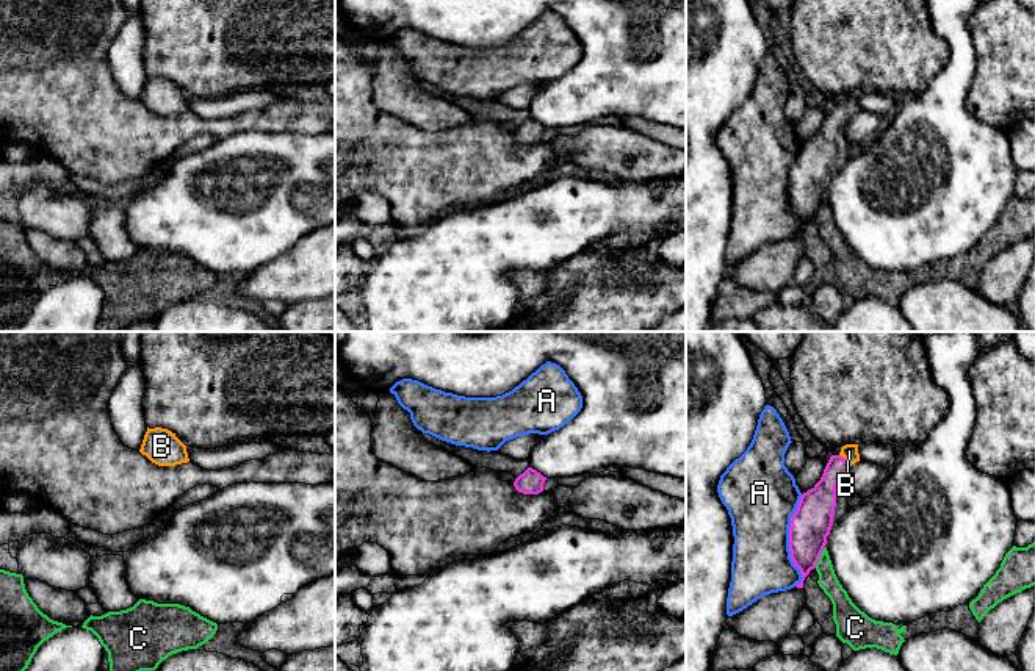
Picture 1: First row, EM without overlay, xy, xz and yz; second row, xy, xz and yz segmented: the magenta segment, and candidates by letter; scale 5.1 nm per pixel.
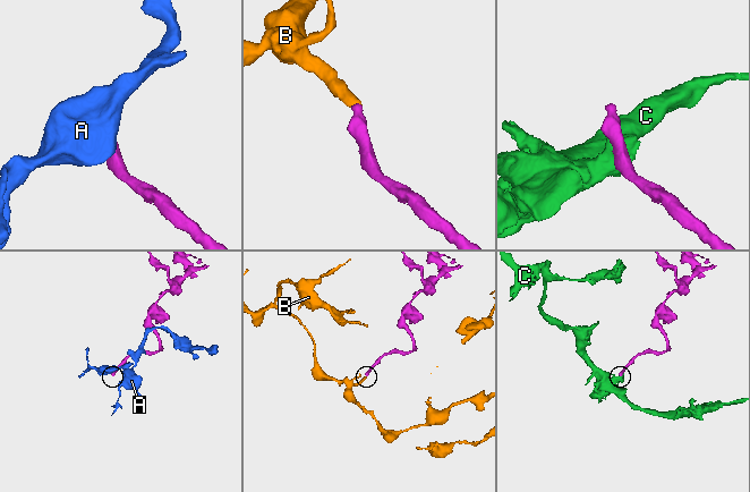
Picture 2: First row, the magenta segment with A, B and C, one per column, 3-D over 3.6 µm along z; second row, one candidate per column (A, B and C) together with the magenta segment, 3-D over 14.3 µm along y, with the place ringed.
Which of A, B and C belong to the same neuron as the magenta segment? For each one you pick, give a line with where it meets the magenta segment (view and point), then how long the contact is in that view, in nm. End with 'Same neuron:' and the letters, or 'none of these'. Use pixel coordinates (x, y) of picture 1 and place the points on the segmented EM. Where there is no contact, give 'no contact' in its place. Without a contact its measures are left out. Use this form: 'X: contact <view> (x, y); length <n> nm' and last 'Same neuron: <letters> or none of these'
B: contact yz (844, 460); length 90 nm
Same neuron: B

